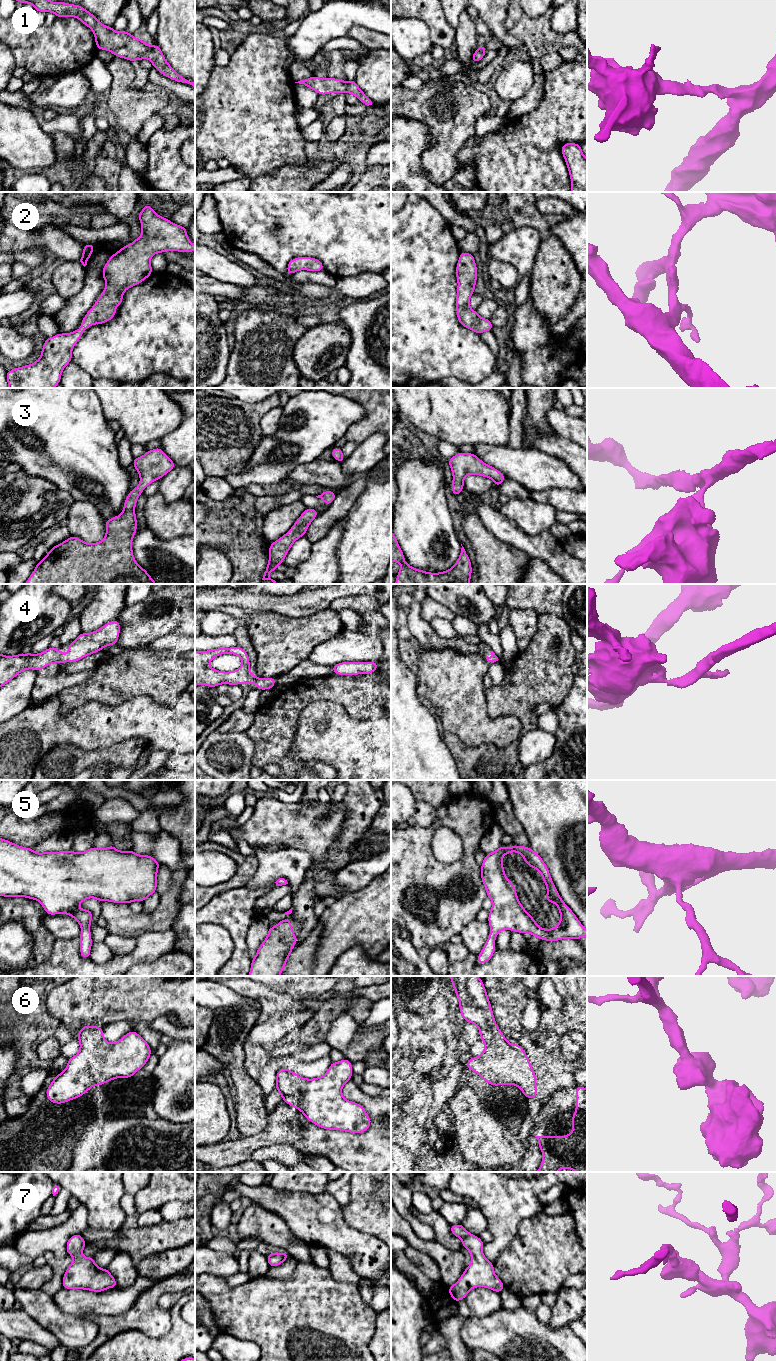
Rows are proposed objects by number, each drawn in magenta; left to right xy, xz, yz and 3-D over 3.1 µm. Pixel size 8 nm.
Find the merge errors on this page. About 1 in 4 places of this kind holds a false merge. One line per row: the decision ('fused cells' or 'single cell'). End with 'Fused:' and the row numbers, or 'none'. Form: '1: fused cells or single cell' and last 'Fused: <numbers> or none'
1: single cell
2: single cell
3: single cell
4: single cell
5: single cell
6: single cell
7: single cell
Fused: none

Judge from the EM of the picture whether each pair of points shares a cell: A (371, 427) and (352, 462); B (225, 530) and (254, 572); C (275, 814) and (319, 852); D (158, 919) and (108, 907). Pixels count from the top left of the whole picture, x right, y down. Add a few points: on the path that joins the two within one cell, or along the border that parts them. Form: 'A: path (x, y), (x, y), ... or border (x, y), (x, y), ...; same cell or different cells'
A: border (380, 432), (371, 434), (359, 444); different cells
B: path (232, 540), (236, 554), (244, 562); same cell
C: path (286, 823), (291, 824), (308, 841); same cell
D: path (146, 920), (122, 920), (120, 918); same cell

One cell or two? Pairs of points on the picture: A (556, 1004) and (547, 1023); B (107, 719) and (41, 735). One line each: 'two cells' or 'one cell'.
A: two cells
B: one cell

